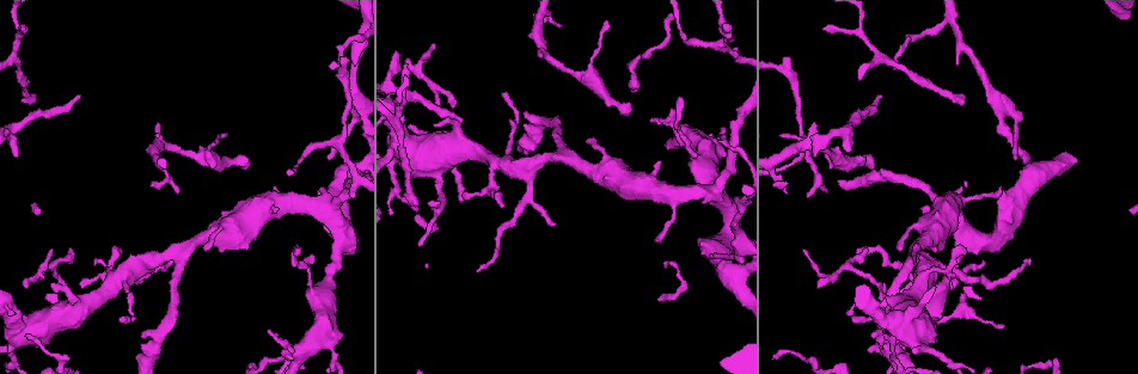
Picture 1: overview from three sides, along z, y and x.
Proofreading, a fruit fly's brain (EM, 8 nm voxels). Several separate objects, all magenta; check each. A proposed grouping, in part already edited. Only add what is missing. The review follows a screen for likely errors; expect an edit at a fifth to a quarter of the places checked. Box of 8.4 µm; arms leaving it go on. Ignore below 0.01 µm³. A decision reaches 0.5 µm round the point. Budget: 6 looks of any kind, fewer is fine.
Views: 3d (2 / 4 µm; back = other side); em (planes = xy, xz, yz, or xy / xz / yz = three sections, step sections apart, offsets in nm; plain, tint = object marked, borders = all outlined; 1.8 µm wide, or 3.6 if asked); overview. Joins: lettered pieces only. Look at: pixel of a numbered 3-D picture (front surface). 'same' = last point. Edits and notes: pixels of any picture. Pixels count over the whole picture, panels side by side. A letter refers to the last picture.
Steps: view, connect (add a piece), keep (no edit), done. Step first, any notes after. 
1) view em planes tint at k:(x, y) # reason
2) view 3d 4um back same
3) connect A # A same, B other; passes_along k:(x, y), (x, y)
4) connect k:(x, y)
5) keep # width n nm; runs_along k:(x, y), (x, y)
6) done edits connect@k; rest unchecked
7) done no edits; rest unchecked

view em planes borders at 1:(629, 110) # free end

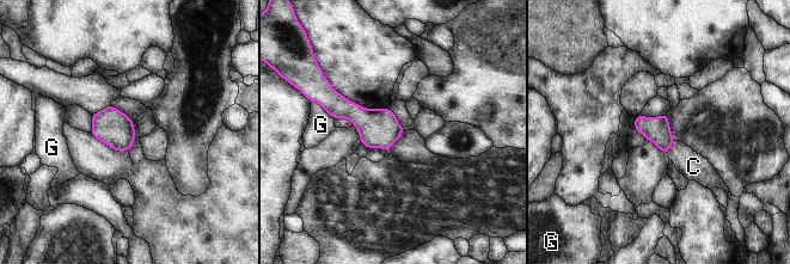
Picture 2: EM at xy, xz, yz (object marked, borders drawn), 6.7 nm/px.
connect C # width 170 nm; longest_contact G 170 nm; C same, G other; the neuron continues

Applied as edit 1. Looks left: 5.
view em 3.6um planes borders at 1:(539, 55) # tapers out

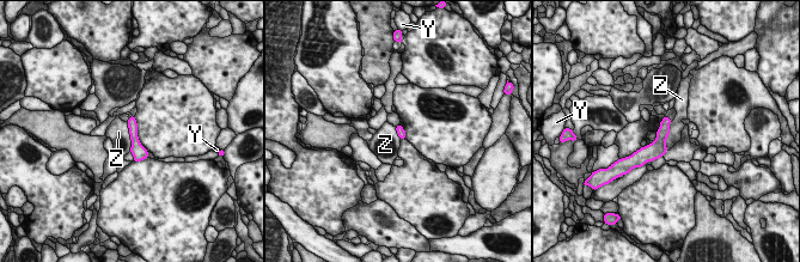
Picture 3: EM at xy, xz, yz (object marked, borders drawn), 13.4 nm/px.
keep # width 120 nm; Y other, Z other; border 3:(127, 122), (130, 151); no lettered piece goes on from it

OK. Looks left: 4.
view em xy step 16 tint at 1:(405, 64) # branch stops here

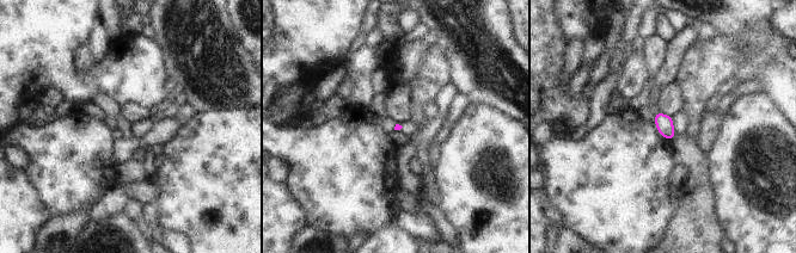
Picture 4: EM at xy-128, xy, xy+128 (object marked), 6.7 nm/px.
view em planes tint same

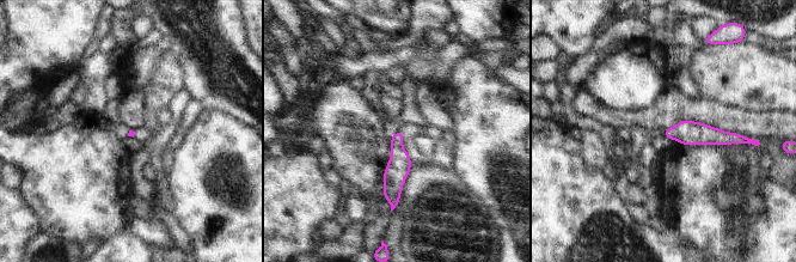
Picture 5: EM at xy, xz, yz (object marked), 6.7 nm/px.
view em planes borders same

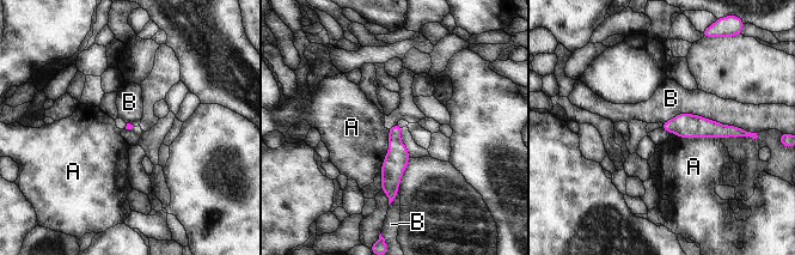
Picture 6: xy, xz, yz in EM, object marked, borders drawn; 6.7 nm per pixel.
keep # A other, B other; runs_along 6:(665, 126), (696, 126), (734, 132); none of them fits

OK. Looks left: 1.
done edits connect@2; rest unchecked

